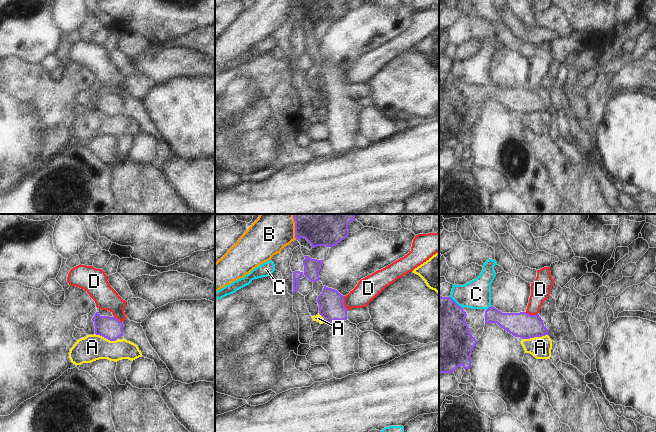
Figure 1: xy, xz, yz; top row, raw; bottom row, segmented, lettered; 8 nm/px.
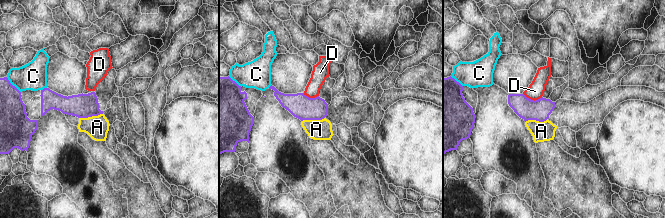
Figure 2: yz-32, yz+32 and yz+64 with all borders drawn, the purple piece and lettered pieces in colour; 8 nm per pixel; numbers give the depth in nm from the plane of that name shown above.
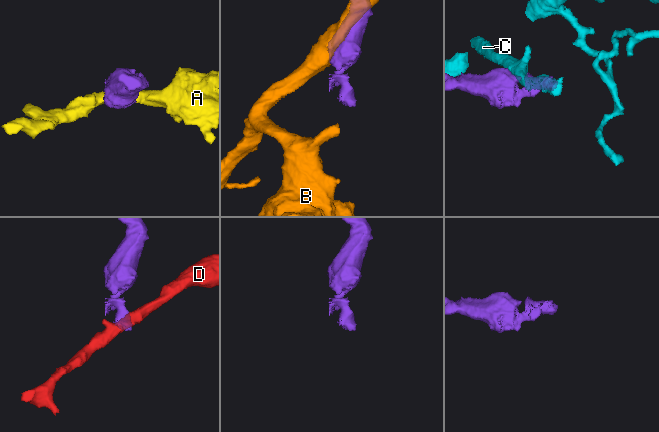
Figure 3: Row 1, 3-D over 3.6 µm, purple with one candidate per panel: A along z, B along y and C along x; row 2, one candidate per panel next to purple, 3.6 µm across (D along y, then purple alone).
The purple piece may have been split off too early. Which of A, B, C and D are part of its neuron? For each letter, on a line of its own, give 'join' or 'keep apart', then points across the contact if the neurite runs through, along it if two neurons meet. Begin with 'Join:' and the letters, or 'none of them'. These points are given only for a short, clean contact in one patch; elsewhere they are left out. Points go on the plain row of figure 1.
Join: none of them
A: keep apart
B: keep apart
C: keep apart
D: keep apart | along xz (343, 72), (343, 80), (347, 86)

